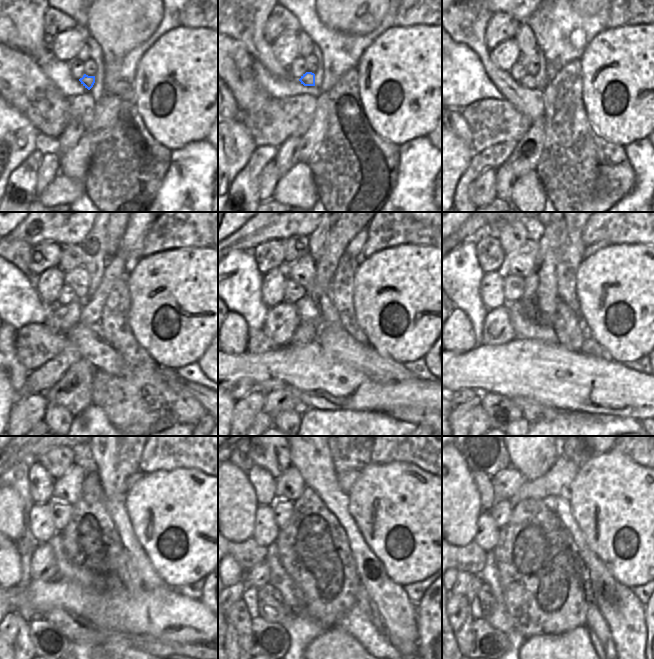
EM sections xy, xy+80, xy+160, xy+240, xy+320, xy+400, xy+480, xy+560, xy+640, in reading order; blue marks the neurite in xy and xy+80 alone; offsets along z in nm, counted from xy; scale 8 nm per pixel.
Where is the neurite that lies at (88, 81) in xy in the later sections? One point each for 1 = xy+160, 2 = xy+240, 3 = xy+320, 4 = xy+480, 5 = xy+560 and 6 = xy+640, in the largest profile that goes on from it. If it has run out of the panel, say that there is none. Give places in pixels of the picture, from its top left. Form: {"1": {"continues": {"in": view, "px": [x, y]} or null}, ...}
{"1": {"continues": {"in": "xy+160", "px": [528, 81]}}, "2": {"continues": {"in": "xy+240", "px": [62, 318]}}, "3": {"continues": {"in": "xy+320", "px": [282, 321]}}, "4": {"continues": {"in": "xy+480", "px": [43, 563]}}, "5": {"continues": {"in": "xy+560", "px": [258, 576]}}, "6": {"continues": {"in": "xy+640", "px": [471, 593]}}}

